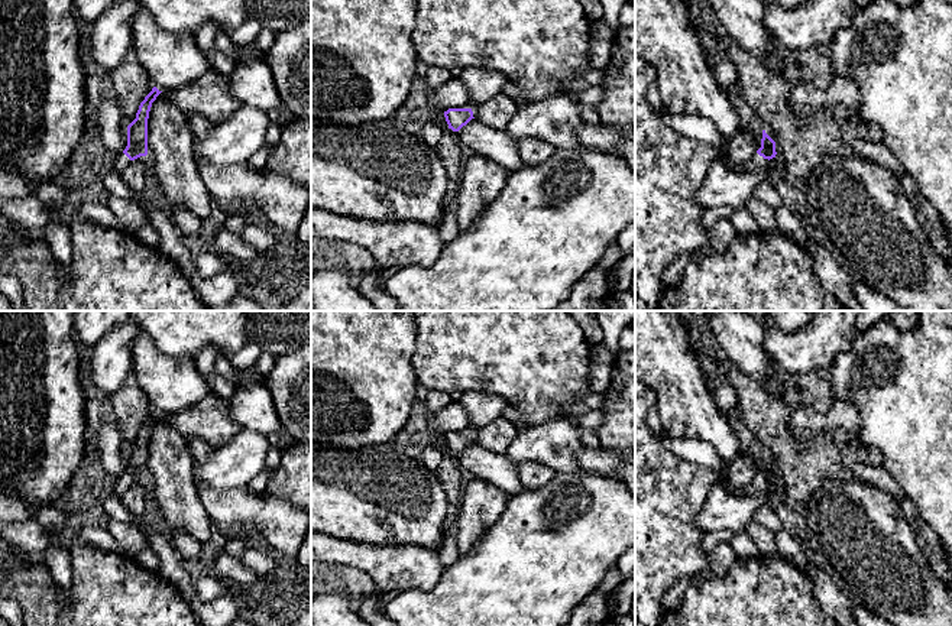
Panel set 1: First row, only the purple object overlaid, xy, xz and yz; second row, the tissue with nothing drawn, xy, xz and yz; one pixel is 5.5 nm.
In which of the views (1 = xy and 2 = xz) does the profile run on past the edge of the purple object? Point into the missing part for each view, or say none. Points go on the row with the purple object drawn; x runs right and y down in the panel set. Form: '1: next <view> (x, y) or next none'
1: next xy (120, 161)
2: next none

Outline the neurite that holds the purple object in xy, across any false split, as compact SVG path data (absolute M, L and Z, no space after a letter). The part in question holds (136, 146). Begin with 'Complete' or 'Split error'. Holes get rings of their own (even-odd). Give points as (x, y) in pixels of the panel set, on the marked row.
Split error. M156 87L145 97L136 113L136 119L127 126L127 146L122 153L114 155L110 171L122 171L135 159L148 155L148 119L152 103L161 94Z

